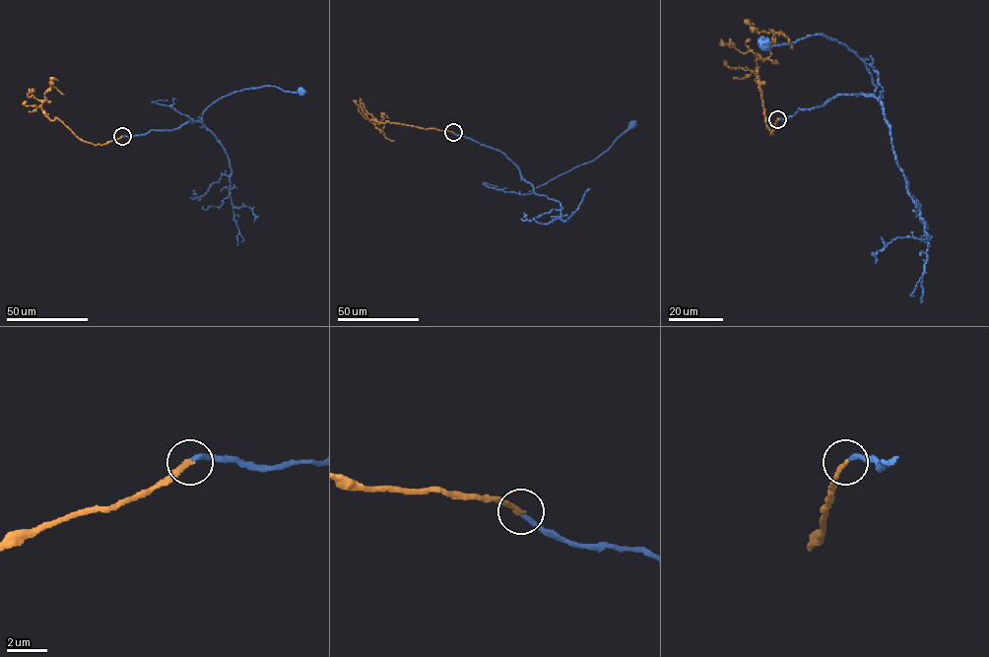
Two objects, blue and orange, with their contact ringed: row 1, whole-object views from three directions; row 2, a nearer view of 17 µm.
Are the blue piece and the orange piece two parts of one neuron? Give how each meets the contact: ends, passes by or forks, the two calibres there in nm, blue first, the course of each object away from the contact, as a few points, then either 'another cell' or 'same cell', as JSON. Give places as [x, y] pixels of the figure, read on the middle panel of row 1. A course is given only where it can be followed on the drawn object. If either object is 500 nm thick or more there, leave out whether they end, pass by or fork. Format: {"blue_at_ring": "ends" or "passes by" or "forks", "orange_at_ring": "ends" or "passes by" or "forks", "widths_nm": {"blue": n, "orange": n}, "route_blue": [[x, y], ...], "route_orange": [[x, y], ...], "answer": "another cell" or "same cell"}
{"blue_at_ring": "ends", "orange_at_ring": "ends", "widths_nm": {"blue": 220, "orange": 260}, "route_blue": [[453, 133], [502, 152], [533, 191], [595, 160], [632, 125]], "route_orange": [[453, 132], [370, 121], [382, 130], [382, 115], [389, 118]], "answer": "same cell"}

